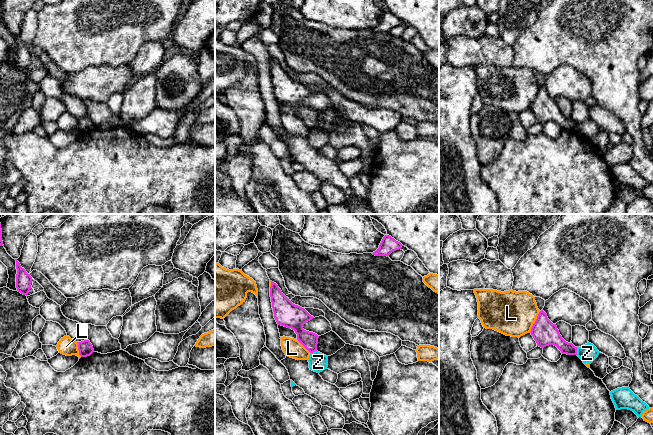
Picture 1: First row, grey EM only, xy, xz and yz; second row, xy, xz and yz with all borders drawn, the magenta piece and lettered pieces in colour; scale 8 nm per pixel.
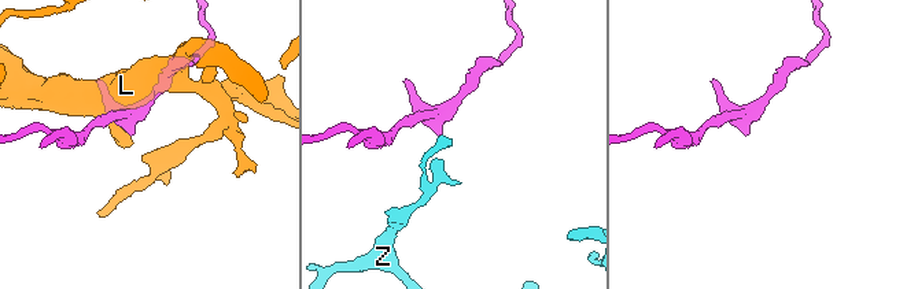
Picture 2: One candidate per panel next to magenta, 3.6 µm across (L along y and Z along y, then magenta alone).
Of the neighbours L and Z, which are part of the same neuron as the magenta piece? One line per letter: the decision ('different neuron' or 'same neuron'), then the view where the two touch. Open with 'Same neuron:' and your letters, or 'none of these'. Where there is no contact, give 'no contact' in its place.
Same neuron: none of these
L: different neuron | yz
Z: different neuron | yz

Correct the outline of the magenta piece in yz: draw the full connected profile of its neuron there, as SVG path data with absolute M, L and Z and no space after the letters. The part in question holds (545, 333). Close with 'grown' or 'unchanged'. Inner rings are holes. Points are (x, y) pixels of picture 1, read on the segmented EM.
M543 310L539 312L530 333L536 341L537 346L541 348L554 345L562 354L577 355L577 347L562 338L556 324L553 324L548 319L547 314Z; unchanged

